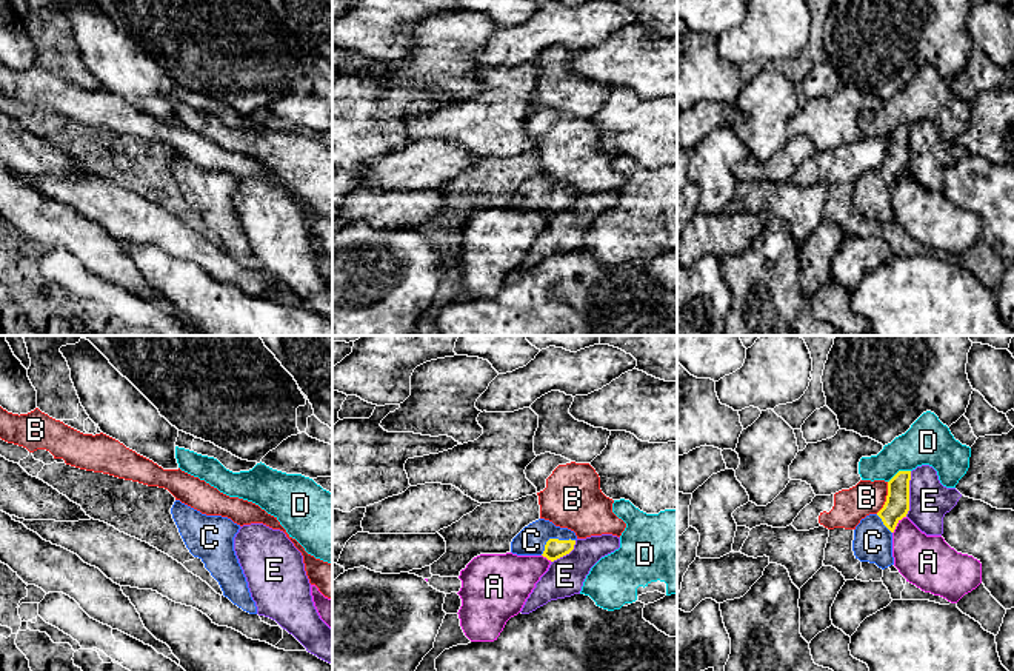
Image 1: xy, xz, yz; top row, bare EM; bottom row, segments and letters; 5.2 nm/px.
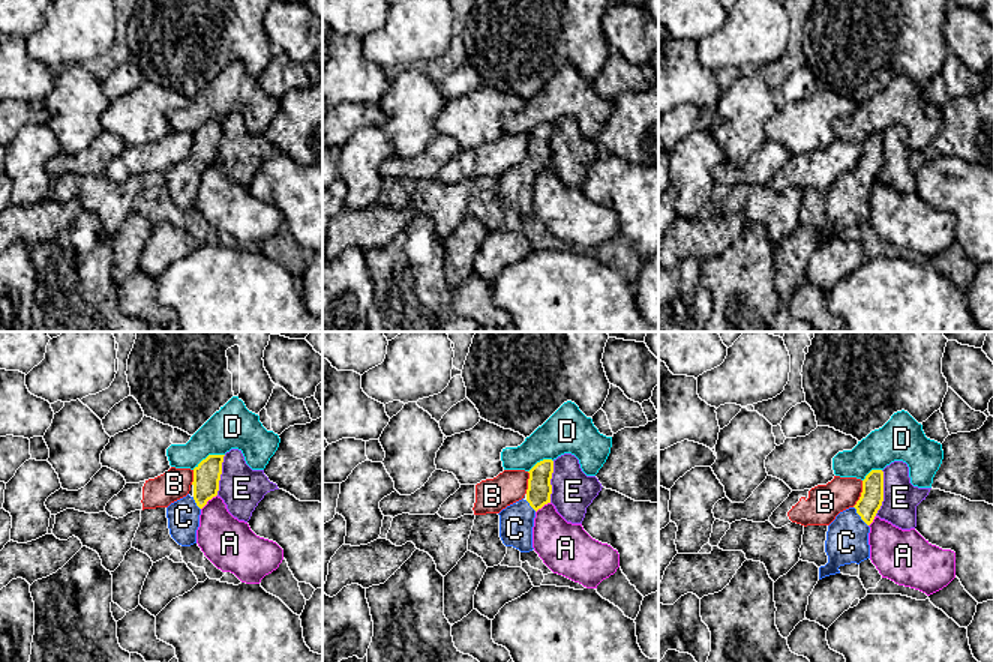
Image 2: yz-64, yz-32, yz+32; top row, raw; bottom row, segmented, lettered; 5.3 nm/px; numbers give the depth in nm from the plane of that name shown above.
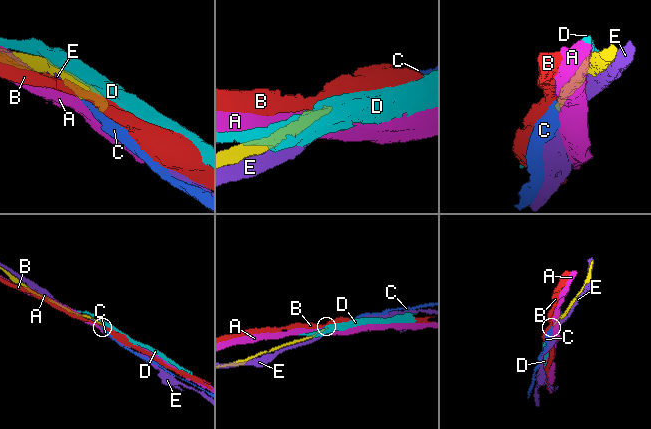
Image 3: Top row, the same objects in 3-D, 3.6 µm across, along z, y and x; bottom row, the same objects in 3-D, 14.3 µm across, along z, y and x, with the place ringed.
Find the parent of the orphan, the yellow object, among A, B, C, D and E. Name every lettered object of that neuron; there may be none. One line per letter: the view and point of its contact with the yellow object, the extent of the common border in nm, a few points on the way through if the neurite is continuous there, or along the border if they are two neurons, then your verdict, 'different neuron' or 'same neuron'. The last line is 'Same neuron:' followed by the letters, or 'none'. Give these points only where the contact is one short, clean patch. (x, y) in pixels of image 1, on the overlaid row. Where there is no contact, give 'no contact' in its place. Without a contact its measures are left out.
A: contact yz (896, 525); length 120 nm; different neuron
B: contact yz (887, 497); length 180 nm; border yz (888, 482), (887, 500), (876, 513); different neuron
C: contact xz (554, 539); length 200 nm; way xz (554, 548), (554, 539), (531, 540); same neuron
D: contact yz (899, 471); length 140 nm; different neuron
E: contact yz (908, 494); length 240 nm; different neuron
Same neuron: C

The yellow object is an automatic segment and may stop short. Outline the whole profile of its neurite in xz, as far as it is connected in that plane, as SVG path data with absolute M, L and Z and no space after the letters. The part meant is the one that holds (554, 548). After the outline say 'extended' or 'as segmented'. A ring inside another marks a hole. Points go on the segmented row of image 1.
M539 519L525 526L511 542L511 552L517 556L543 556L554 562L574 549L577 536L568 528Z; extended

